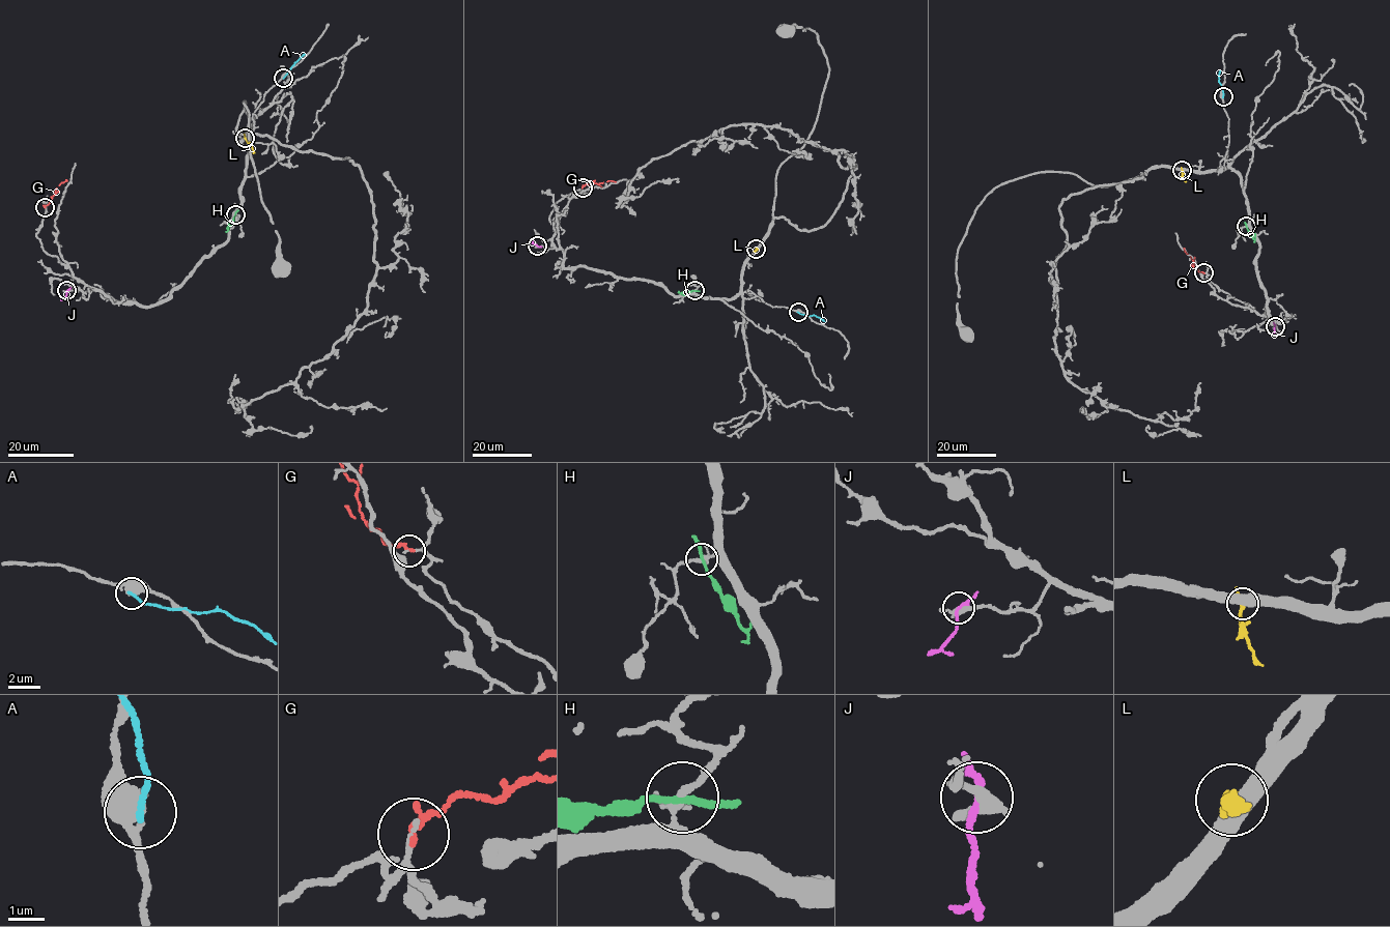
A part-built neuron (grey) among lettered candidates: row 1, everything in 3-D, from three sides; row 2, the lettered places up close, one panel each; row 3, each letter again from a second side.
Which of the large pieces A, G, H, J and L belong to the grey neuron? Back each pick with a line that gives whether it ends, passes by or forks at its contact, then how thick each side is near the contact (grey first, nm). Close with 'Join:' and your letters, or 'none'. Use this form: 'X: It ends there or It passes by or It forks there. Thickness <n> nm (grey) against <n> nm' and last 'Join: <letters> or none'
Join: none

